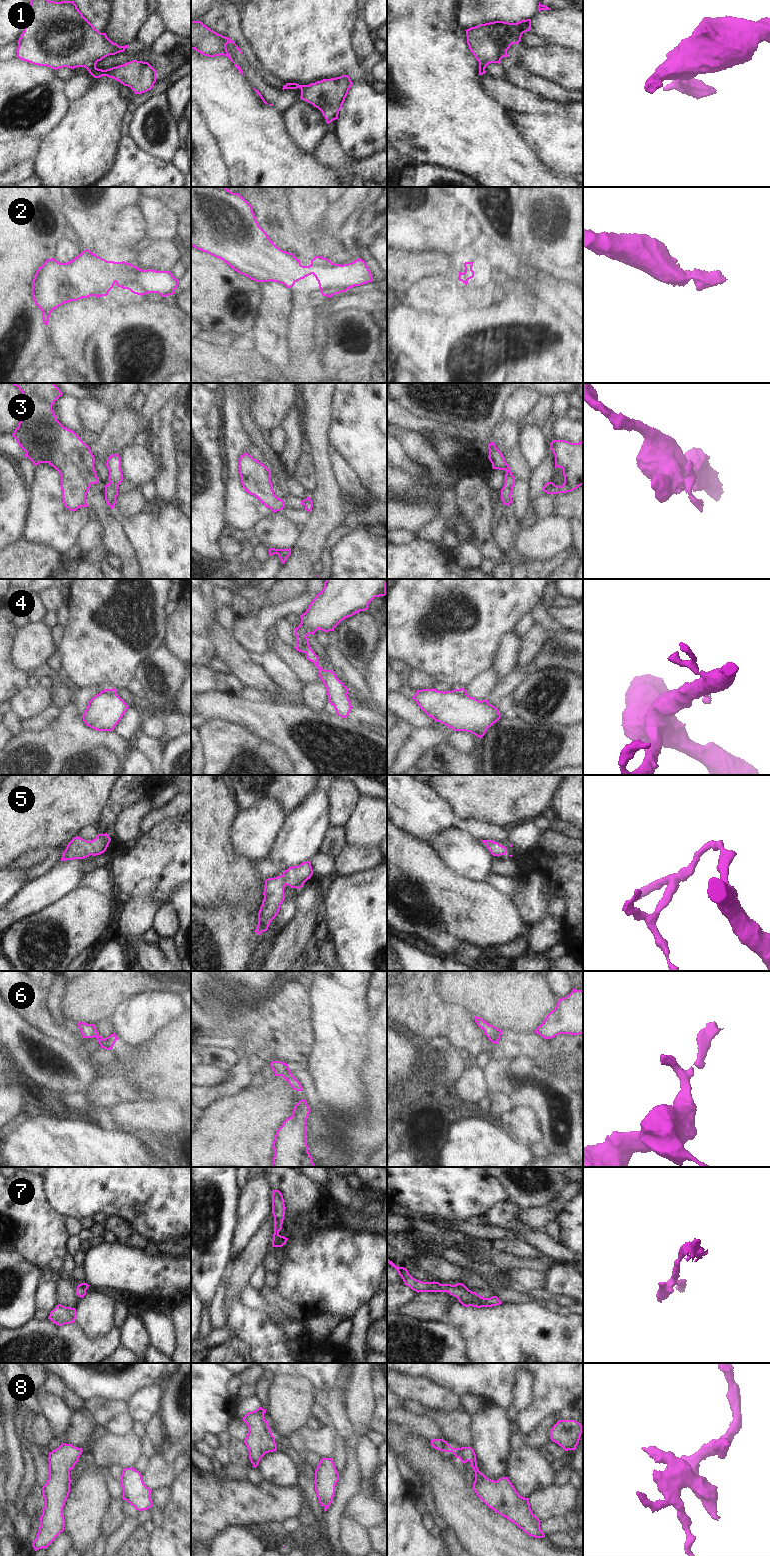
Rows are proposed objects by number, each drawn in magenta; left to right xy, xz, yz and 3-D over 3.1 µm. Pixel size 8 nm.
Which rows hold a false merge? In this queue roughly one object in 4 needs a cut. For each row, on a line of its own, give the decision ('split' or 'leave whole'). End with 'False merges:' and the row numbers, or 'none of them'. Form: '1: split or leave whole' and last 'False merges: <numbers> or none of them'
1: split
2: leave whole
3: split
4: split
5: leave whole
6: leave whole
7: leave whole
8: leave whole
False merges: 1, 3, 4

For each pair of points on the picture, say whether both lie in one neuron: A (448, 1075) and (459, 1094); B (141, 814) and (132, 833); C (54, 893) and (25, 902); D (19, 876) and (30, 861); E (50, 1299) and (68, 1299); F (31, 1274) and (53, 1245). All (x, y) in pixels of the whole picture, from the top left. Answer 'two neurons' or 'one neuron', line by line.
A: two neurons
B: one neuron
C: one neuron
D: two neurons
E: two neurons
F: two neurons

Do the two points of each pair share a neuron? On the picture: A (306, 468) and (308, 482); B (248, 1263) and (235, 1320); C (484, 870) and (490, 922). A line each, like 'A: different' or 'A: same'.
A: same
B: different
C: different

